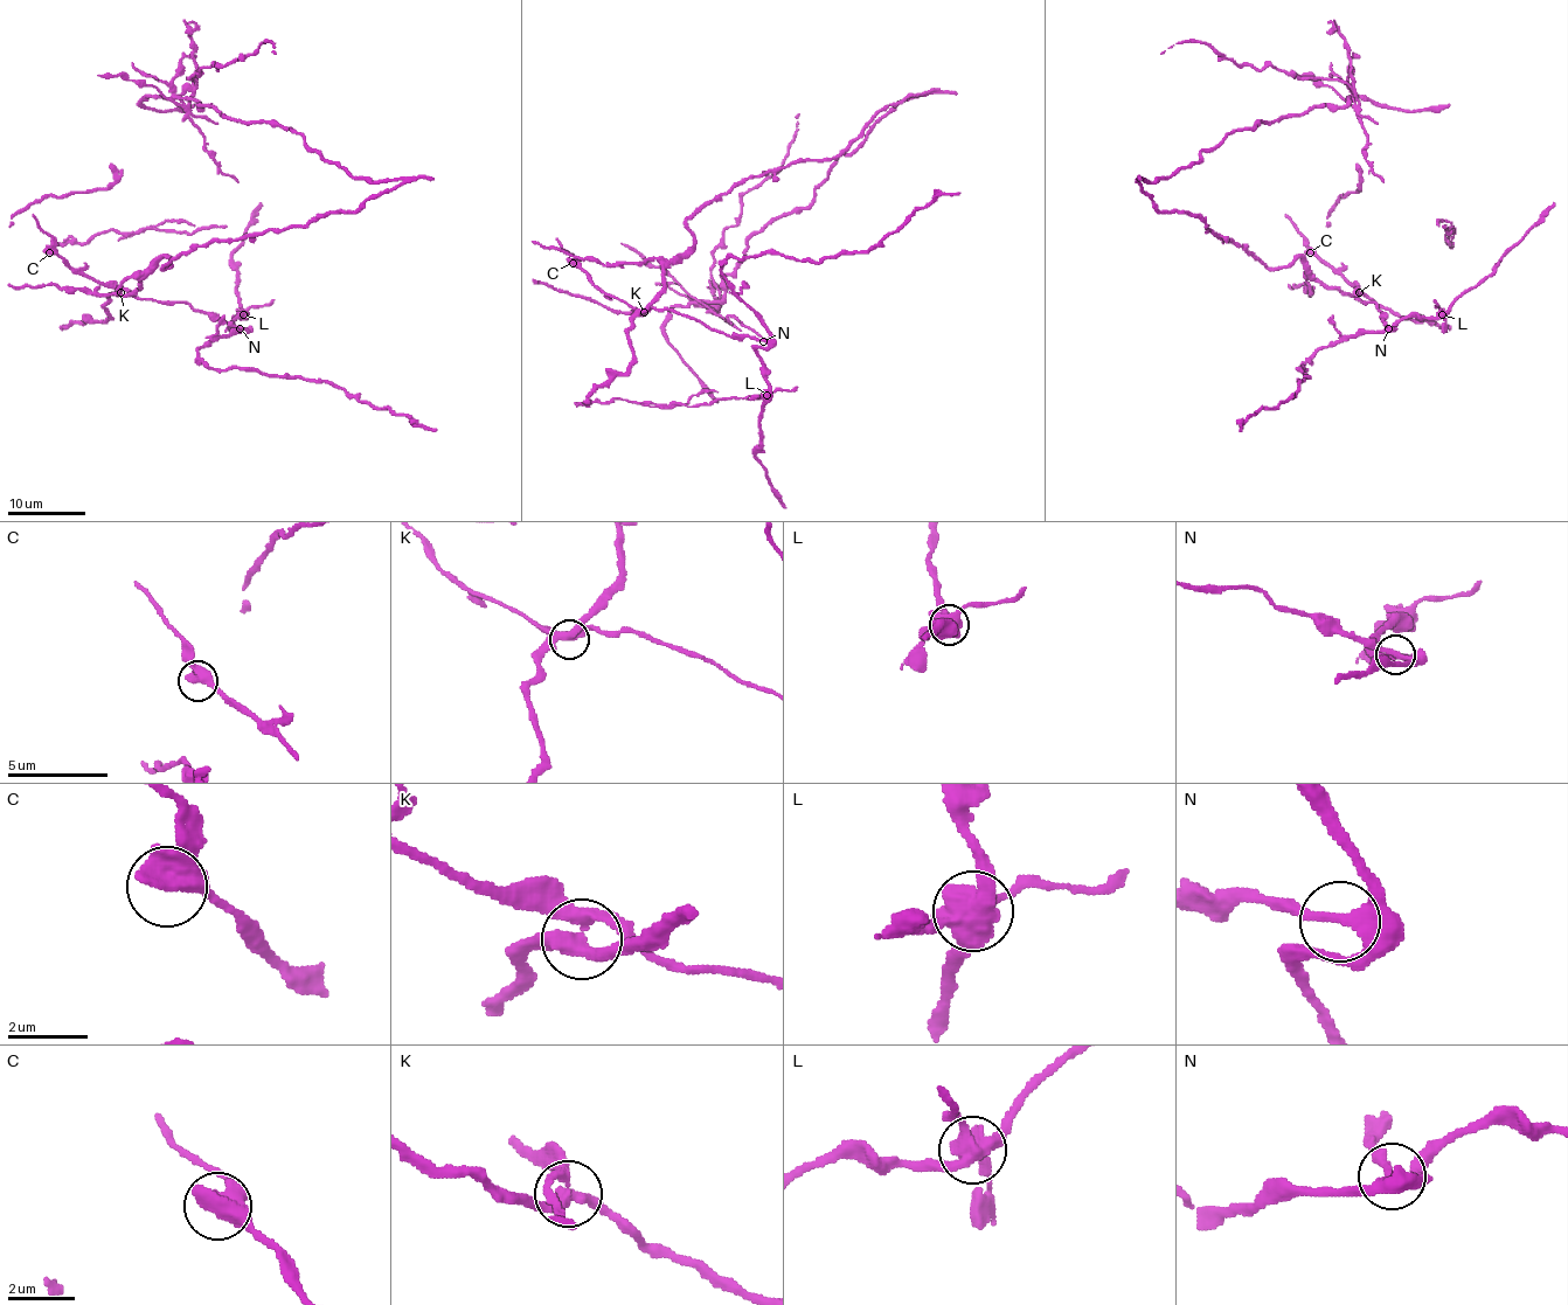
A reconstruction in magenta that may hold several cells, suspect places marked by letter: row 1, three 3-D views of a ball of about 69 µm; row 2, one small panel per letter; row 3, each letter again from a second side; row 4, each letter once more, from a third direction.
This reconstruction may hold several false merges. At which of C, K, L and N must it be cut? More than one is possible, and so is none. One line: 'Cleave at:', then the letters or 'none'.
Cleave at: K, L

